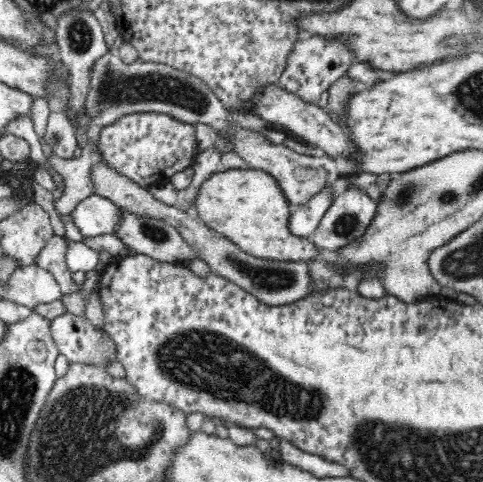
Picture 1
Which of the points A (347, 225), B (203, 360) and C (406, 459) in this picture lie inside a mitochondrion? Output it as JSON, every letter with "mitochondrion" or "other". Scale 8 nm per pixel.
{"A":"mitochondrion","B":"mitochondrion","C":"mitochondrion"}

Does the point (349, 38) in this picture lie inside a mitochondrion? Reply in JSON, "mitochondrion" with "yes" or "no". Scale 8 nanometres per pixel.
{"mitochondrion":"no"}

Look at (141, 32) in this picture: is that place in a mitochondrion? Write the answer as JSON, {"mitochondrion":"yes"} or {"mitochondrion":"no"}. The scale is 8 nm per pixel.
{"mitochondrion":"no"}

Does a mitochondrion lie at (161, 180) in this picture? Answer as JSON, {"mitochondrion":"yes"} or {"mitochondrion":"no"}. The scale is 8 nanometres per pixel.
{"mitochondrion":"no"}

